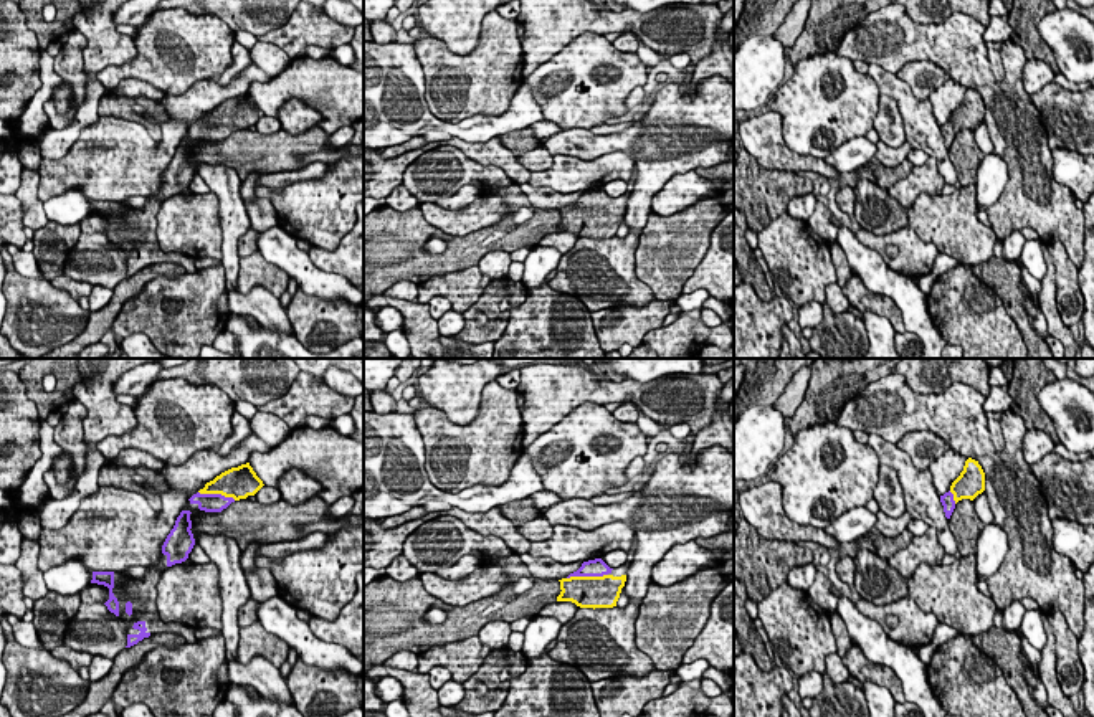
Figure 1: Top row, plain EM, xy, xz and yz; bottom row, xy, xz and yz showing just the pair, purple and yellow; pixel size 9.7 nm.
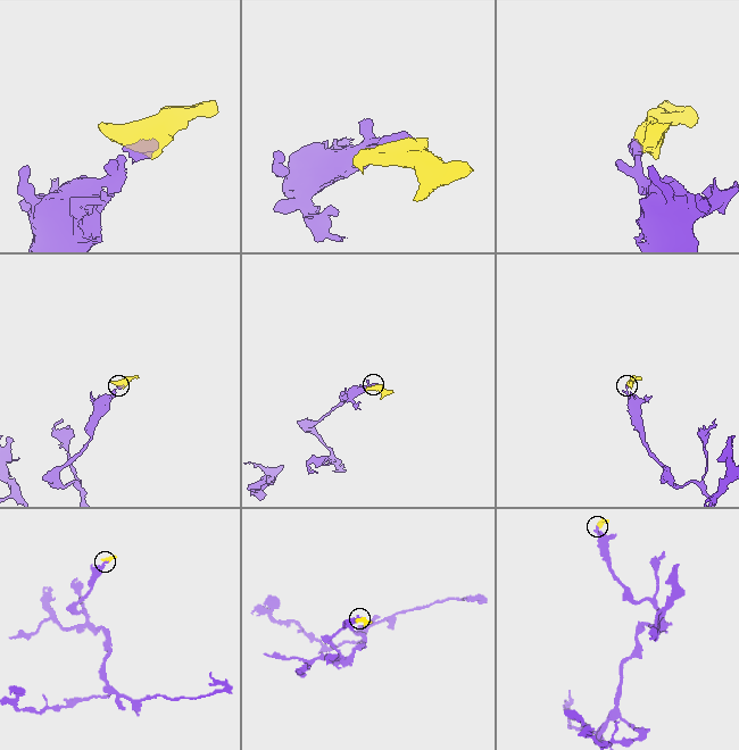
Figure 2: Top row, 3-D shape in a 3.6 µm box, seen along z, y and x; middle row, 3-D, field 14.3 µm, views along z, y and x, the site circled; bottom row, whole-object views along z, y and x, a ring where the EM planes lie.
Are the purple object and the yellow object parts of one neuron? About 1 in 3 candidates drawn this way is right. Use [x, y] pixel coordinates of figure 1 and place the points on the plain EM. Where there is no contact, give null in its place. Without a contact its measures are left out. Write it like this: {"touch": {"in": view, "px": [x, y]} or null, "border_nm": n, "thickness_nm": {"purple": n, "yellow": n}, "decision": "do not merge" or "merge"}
{"touch": {"in": "xz", "px": [587, 205]}, "border_nm": 400, "thickness_nm": {"purple": 170, "yellow": 320}, "decision": "merge"}

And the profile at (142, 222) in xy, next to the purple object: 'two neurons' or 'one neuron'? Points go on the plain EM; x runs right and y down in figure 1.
one neuron

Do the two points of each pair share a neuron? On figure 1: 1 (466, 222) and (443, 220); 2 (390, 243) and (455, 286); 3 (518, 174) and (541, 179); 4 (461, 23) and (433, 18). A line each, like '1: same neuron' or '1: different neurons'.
1: same neuron
2: different neurons
3: different neurons
4: same neuron

